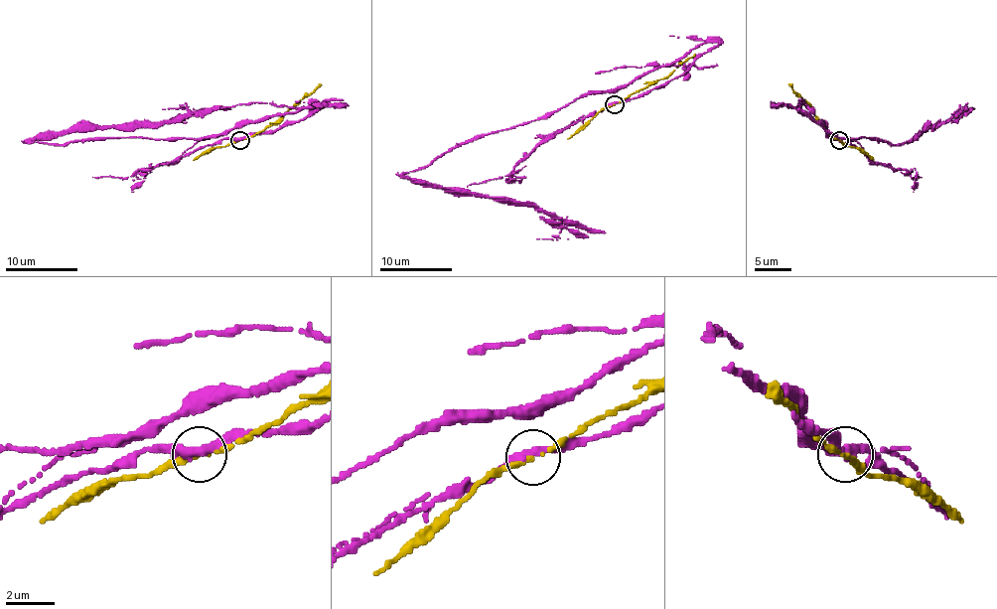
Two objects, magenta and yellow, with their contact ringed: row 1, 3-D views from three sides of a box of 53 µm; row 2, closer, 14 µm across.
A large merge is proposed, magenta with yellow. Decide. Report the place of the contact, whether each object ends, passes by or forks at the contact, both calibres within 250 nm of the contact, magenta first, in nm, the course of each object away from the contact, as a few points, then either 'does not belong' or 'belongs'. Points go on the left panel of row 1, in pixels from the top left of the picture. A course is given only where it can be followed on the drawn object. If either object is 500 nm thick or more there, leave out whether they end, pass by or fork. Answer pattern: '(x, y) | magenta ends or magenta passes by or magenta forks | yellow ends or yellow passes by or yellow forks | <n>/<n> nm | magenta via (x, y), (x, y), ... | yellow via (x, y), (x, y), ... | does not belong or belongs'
(239, 140) | magenta passes by | yellow passes by | 360/160 nm | magenta via (238, 139), (325, 105), (344, 105), (305, 107), (197, 139), (33, 141), (69, 130), (159, 127), (231, 108) | yellow via (240, 139), (247, 139), (273, 125), (322, 85) | does not belong

